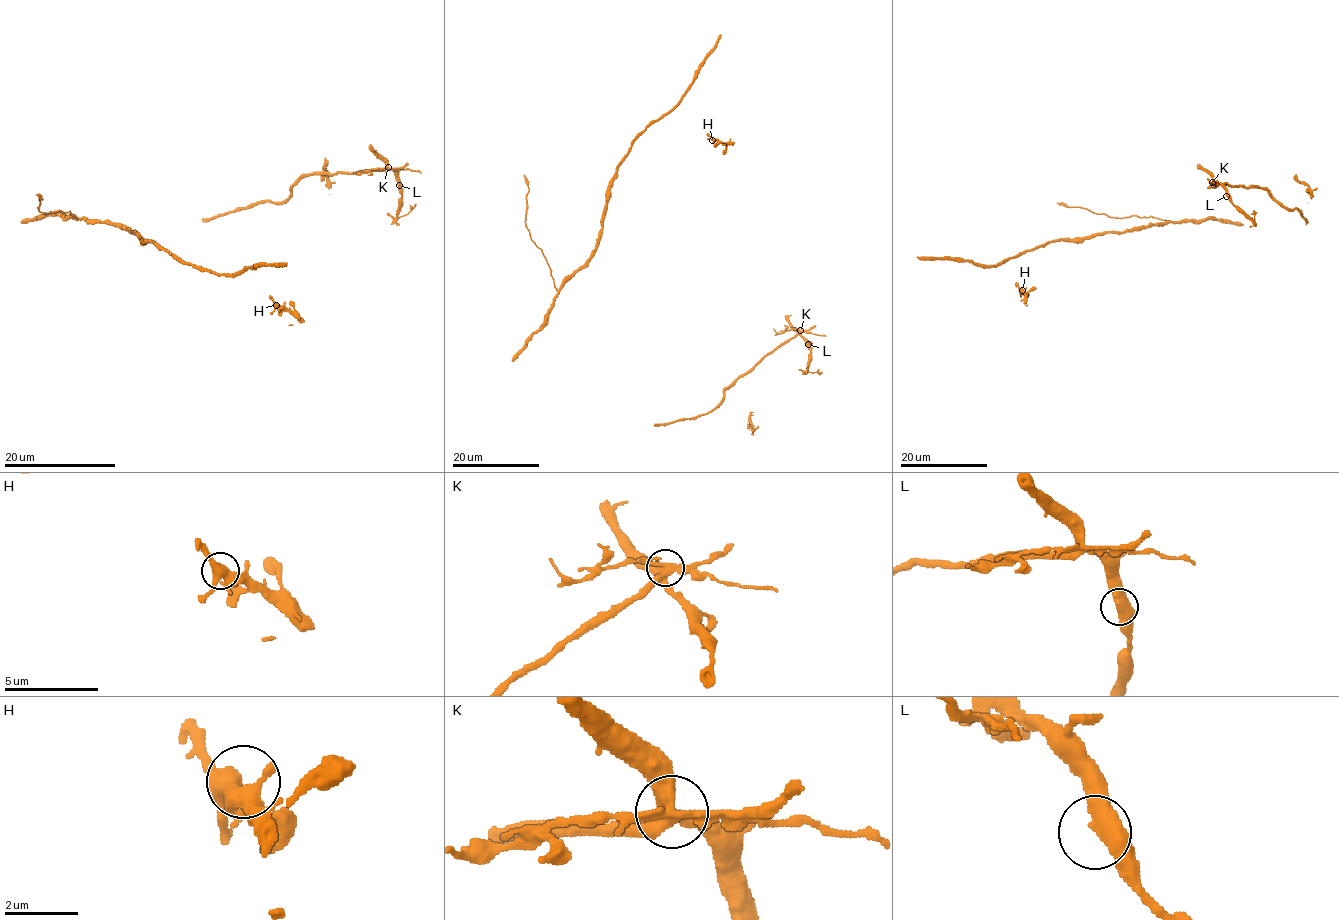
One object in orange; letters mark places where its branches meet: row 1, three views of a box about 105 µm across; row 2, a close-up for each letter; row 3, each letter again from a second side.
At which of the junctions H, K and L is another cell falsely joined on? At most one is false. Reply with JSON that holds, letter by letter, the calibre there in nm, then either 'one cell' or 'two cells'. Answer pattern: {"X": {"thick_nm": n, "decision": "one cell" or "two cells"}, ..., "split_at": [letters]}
{"H": {"thick_nm": 380, "decision": "one cell"}, "K": {"thick_nm": 400, "decision": "two cells"}, "L": {"thick_nm": 480, "decision": "one cell"}, "split_at": ["K"]}

